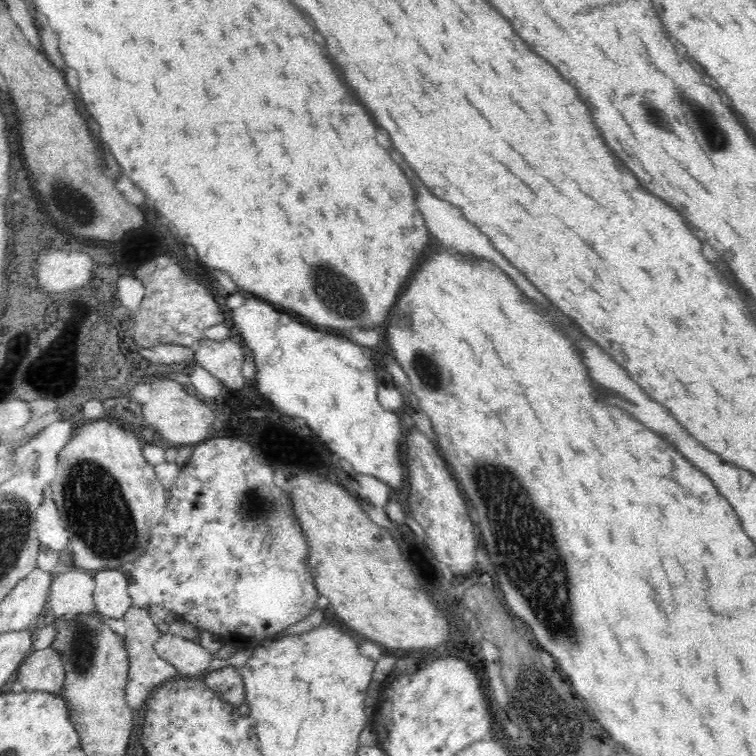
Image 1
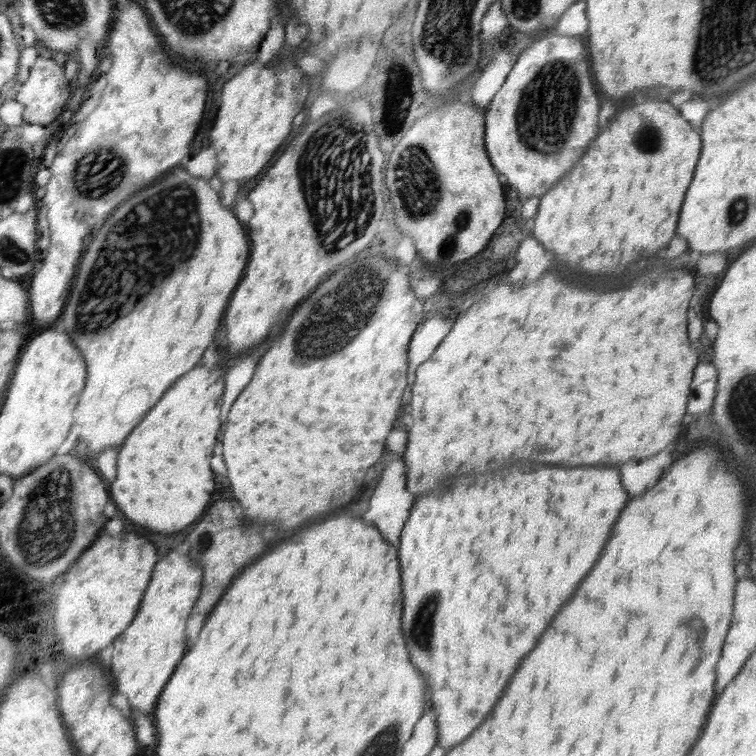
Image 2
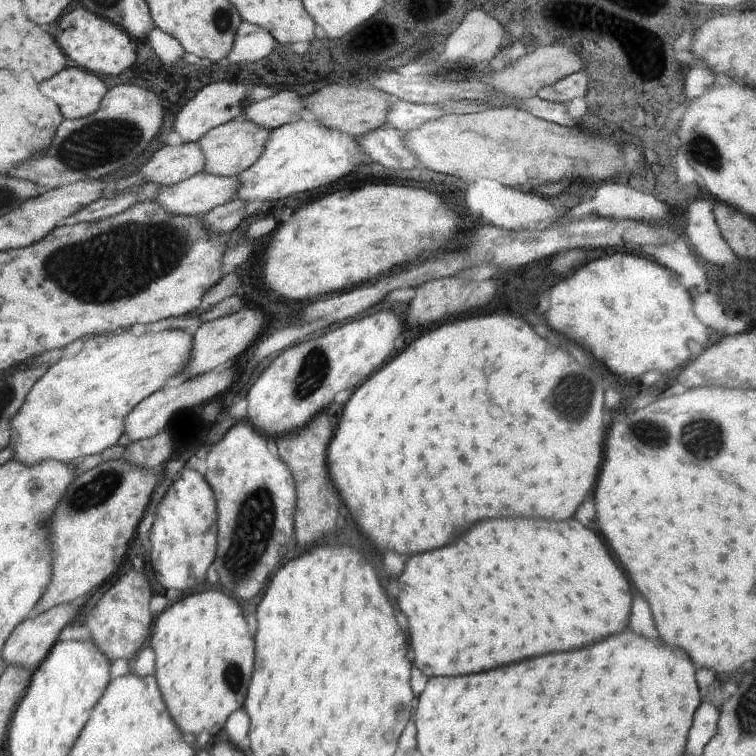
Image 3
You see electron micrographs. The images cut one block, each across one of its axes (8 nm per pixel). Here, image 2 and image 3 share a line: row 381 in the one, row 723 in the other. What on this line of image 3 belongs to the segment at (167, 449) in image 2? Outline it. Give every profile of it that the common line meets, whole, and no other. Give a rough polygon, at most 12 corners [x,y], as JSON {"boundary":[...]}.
{"boundary":[[182,596],[153,626],[184,736],[242,708],[256,644],[235,598]]}

